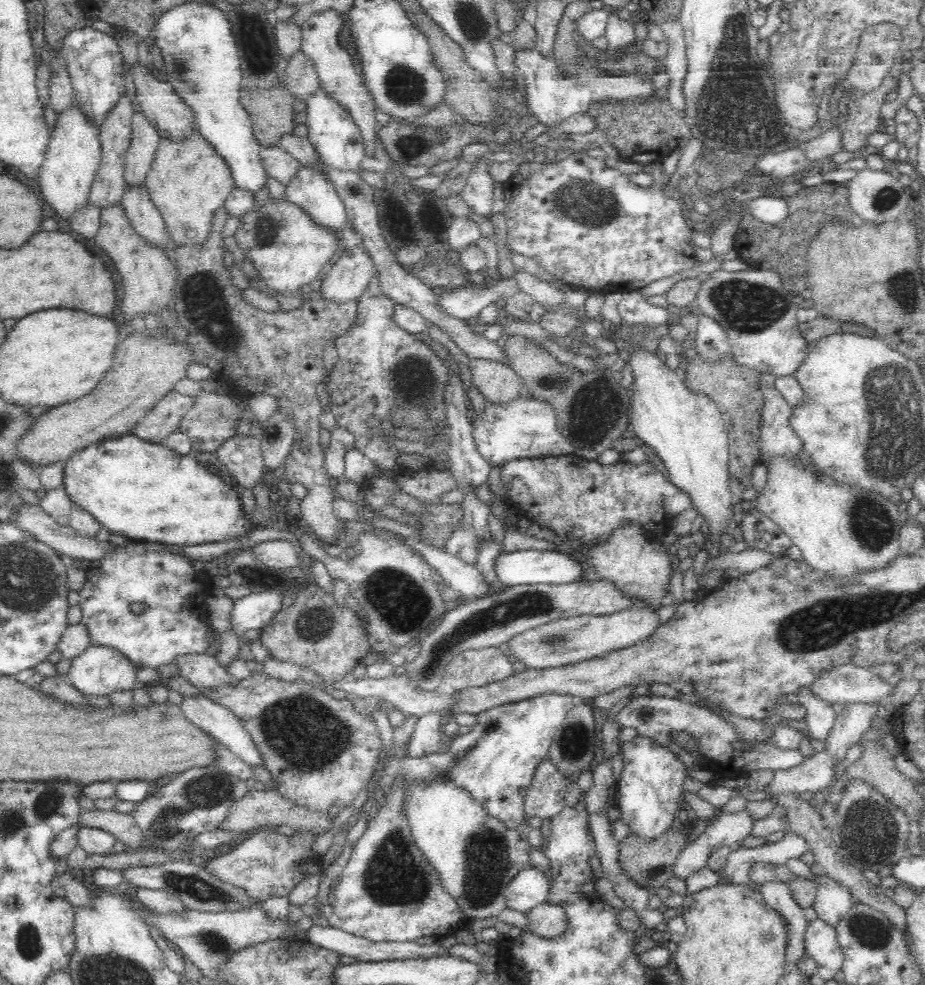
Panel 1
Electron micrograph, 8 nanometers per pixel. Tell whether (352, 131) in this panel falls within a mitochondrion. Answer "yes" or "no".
no

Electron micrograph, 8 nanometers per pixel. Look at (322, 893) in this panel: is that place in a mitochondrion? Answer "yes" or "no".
no

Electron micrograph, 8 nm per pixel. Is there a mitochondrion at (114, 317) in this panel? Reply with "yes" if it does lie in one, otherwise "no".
no

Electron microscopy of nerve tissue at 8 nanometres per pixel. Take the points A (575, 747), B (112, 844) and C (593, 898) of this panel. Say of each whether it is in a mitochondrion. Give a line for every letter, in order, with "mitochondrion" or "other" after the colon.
A: mitochondrion
B: other
C: other

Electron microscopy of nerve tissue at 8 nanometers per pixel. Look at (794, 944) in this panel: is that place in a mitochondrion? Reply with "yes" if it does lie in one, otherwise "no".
no

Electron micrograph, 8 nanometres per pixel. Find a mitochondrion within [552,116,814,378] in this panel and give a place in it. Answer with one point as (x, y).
(737, 302)

